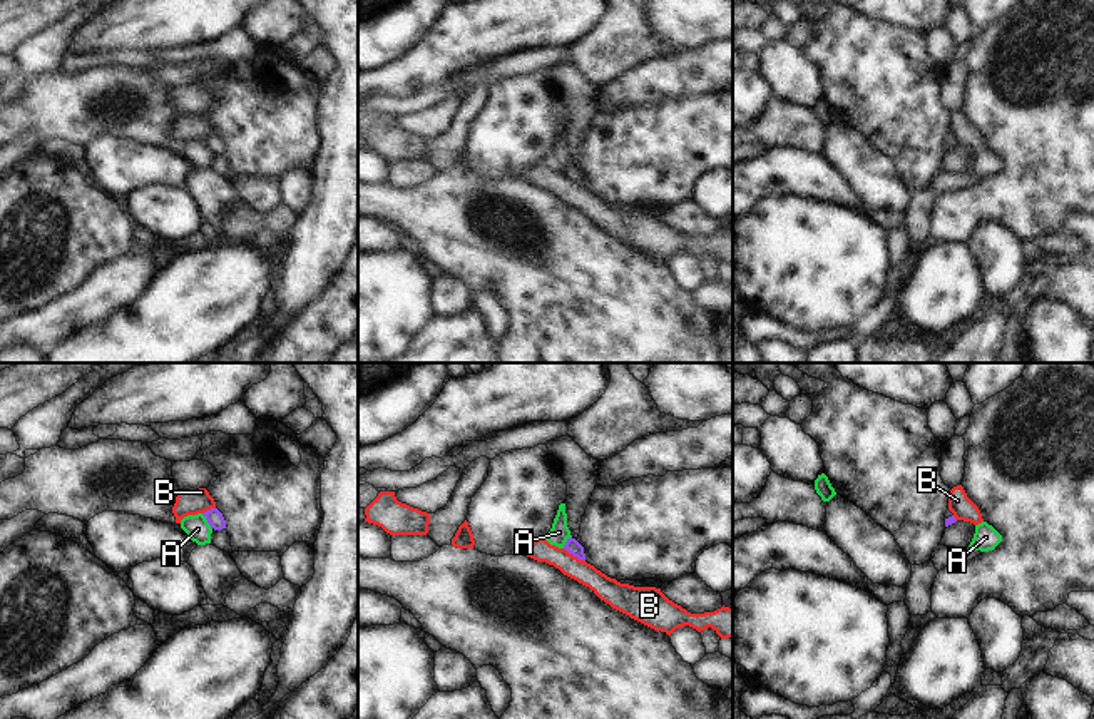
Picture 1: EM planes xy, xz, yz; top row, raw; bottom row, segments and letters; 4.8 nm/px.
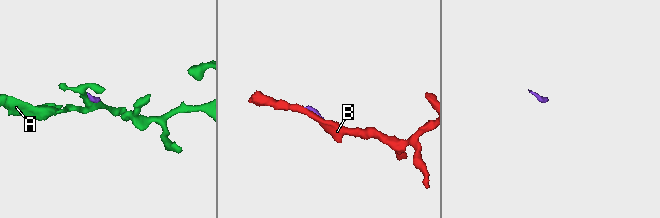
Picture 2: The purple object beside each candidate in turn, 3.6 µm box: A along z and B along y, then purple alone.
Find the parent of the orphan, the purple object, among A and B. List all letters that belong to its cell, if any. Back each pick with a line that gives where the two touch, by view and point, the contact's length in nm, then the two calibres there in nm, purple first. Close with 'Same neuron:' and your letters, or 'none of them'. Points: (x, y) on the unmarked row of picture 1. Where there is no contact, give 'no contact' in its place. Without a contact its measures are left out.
Same neuron: none of them

